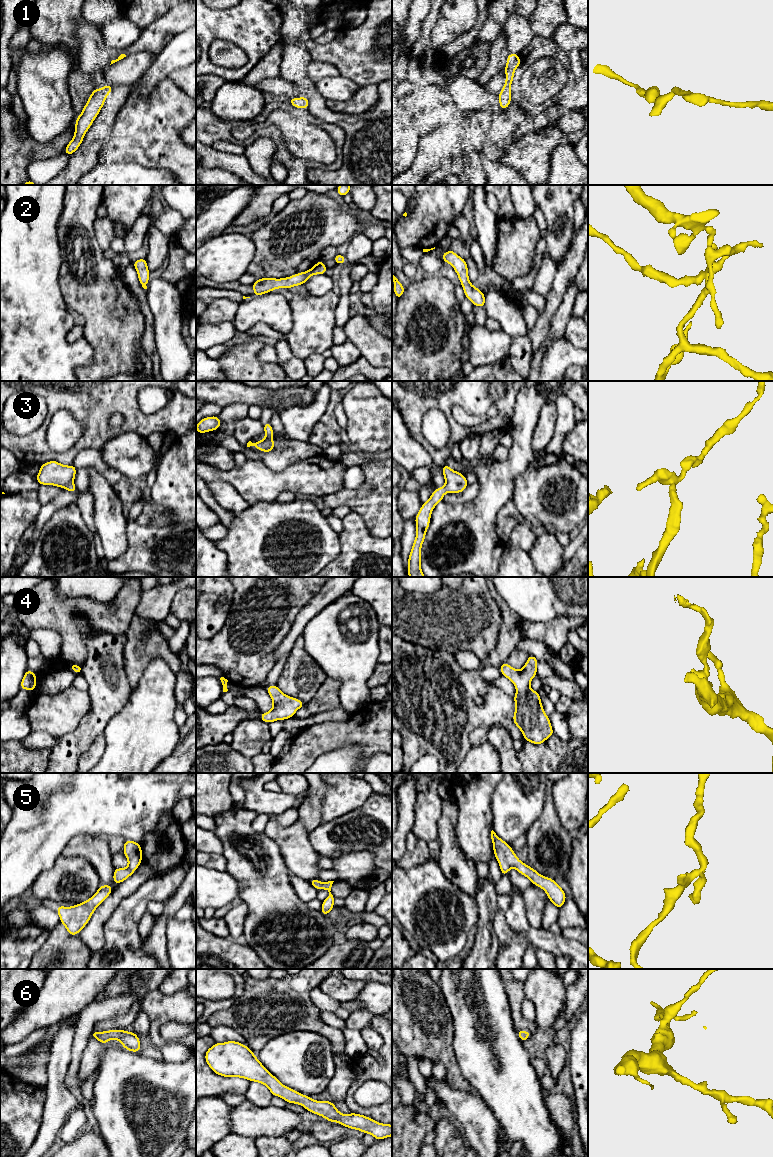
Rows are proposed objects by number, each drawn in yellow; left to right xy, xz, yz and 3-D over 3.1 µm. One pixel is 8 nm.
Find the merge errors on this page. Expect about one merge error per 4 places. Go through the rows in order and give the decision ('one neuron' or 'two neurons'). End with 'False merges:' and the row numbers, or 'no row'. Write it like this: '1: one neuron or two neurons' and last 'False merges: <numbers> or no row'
1: one neuron
2: one neuron
3: one neuron
4: one neuron
5: one neuron
6: one neuron
False merges: no row

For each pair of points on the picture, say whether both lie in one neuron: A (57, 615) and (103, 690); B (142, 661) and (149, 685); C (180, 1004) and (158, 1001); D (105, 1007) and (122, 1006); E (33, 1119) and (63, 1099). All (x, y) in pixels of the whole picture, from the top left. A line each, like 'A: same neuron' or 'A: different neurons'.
A: different neurons
B: different neurons
C: same neuron
D: same neuron
E: different neurons

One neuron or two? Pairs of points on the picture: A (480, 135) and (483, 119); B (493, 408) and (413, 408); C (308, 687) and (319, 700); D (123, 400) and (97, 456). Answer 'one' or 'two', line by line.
A: one
B: one
C: two
D: two

